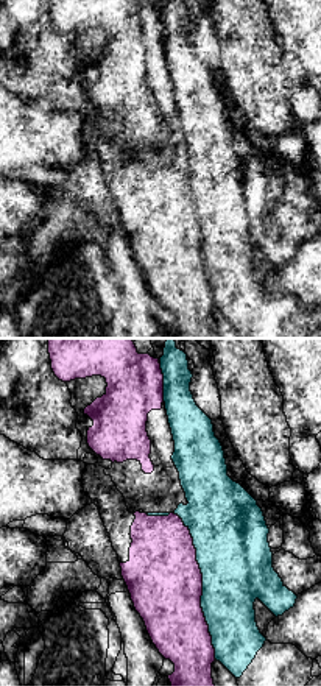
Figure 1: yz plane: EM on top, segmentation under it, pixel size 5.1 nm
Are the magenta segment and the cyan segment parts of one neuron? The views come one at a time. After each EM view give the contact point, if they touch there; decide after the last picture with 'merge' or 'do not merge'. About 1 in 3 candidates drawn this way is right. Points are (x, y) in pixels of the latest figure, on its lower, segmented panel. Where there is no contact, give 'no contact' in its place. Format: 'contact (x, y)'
contact (201, 585)

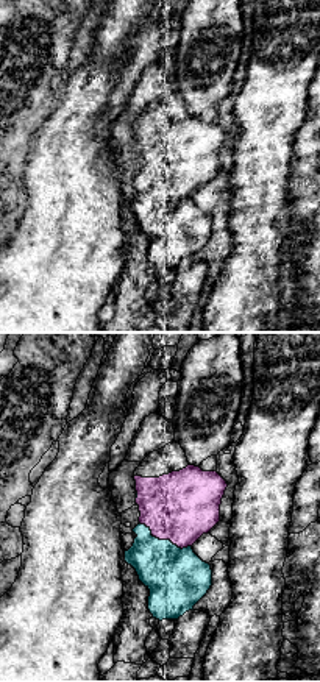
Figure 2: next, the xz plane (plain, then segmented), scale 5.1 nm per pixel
contact (164, 539)

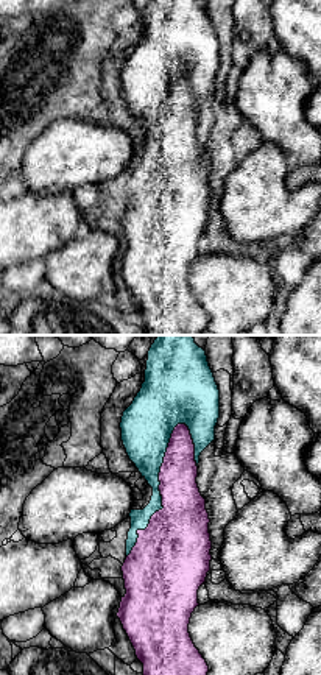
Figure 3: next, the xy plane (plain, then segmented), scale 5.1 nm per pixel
contact (159, 490)

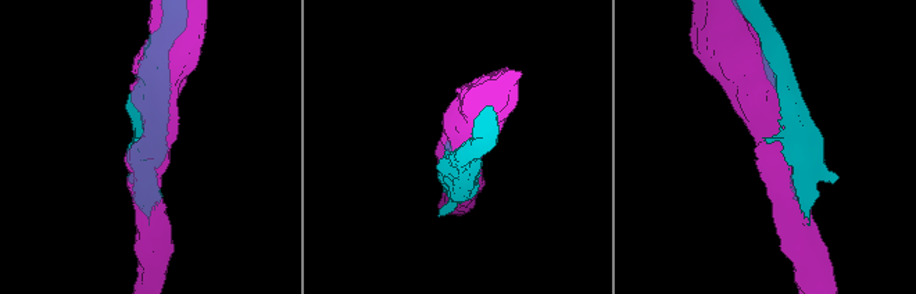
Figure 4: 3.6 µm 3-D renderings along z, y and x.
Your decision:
do not merge

